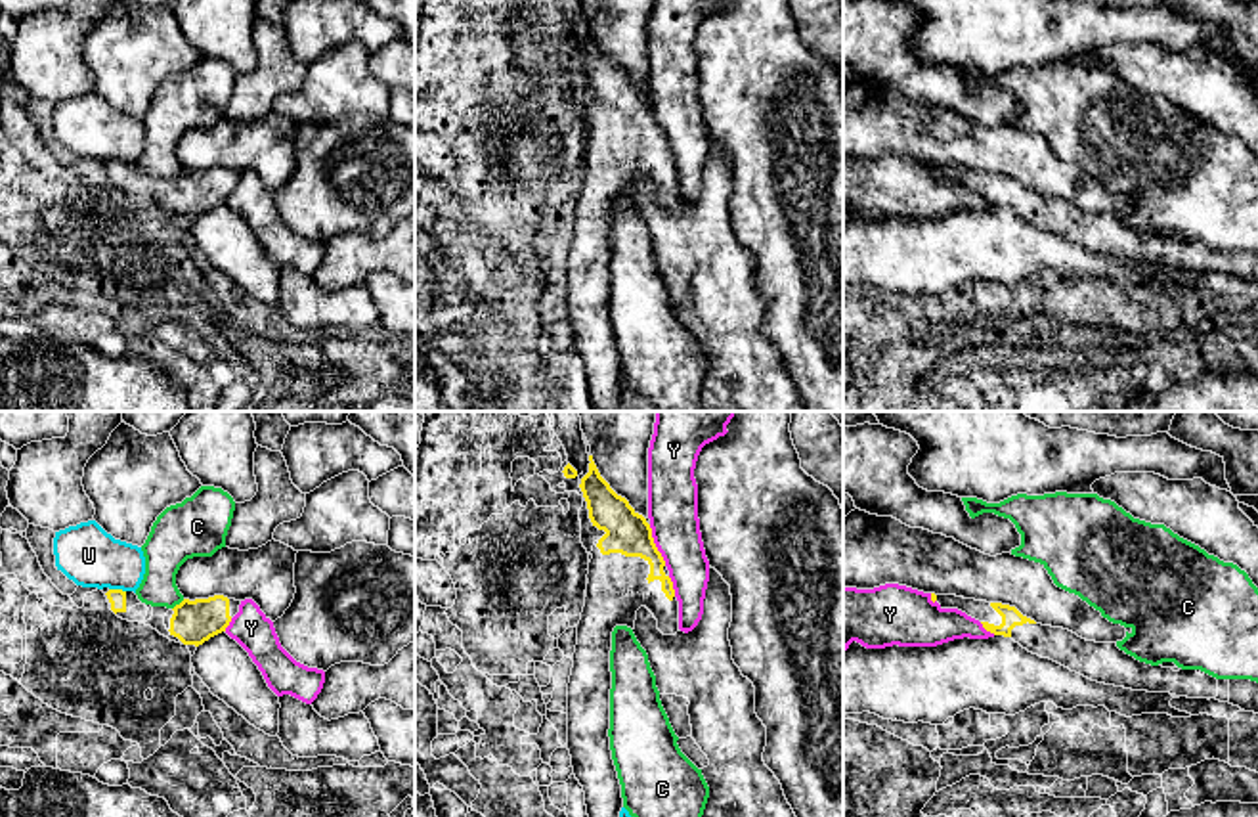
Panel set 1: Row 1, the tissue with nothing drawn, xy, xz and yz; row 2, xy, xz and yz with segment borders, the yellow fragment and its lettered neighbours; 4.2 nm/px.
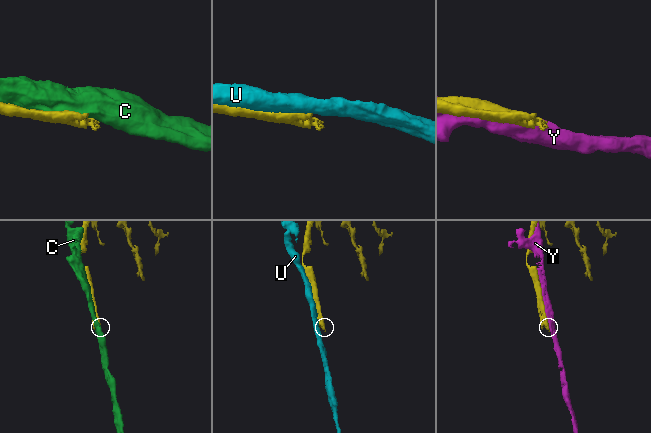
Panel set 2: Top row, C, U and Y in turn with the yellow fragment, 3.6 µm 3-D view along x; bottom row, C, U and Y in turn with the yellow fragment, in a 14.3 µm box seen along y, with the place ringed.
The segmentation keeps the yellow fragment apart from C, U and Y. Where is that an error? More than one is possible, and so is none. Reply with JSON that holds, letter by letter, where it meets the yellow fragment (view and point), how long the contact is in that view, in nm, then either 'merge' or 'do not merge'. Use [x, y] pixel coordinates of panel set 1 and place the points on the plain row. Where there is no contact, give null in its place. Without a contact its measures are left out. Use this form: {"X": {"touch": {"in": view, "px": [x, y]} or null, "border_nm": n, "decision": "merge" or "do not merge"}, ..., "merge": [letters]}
{"C": {"touch": {"in": "xy", "px": [180, 175]}, "border_nm": 70, "decision": "do not merge"}, "U": {"touch": {"in": "xy", "px": [117, 161]}, "border_nm": 70, "decision": "do not merge"}, "Y": {"touch": {"in": "xz", "px": [654, 117]}, "border_nm": 190, "decision": "do not merge"}, "merge": []}

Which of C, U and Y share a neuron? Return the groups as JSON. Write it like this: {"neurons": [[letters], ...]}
{"neurons": [["C"], ["U"], ["Y"]]}

